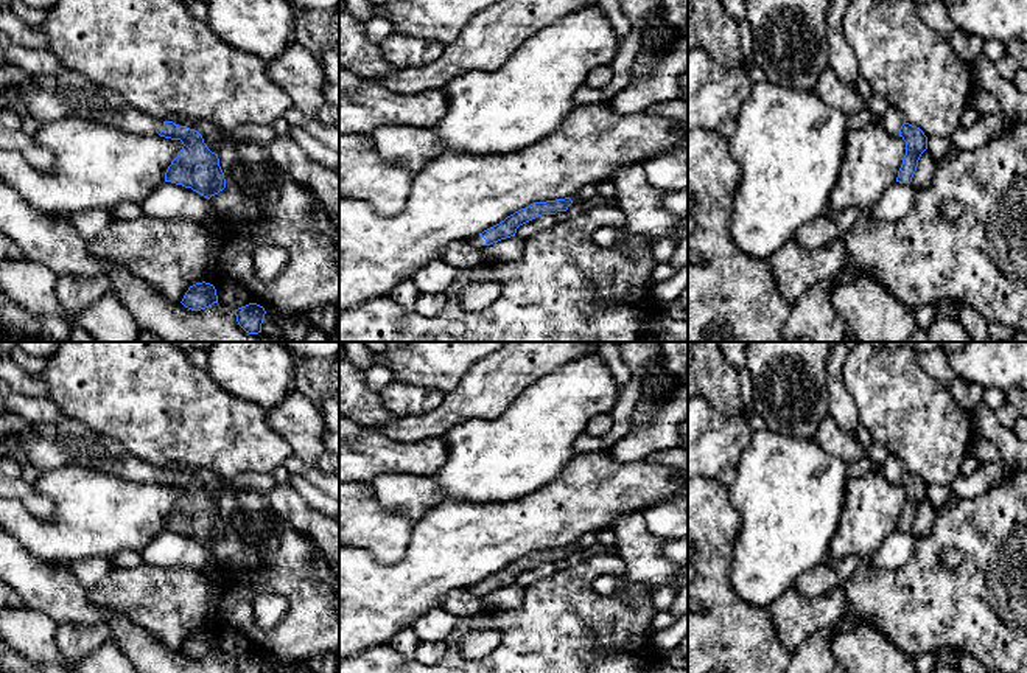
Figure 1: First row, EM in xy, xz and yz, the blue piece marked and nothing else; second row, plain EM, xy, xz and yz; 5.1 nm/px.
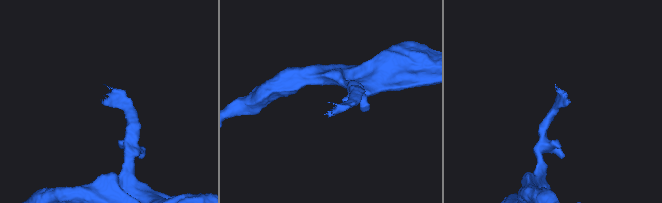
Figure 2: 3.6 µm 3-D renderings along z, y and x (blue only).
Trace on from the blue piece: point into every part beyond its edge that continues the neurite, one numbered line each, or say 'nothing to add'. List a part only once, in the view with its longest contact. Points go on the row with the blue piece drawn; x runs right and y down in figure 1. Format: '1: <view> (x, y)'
1: xy (47, 98)

